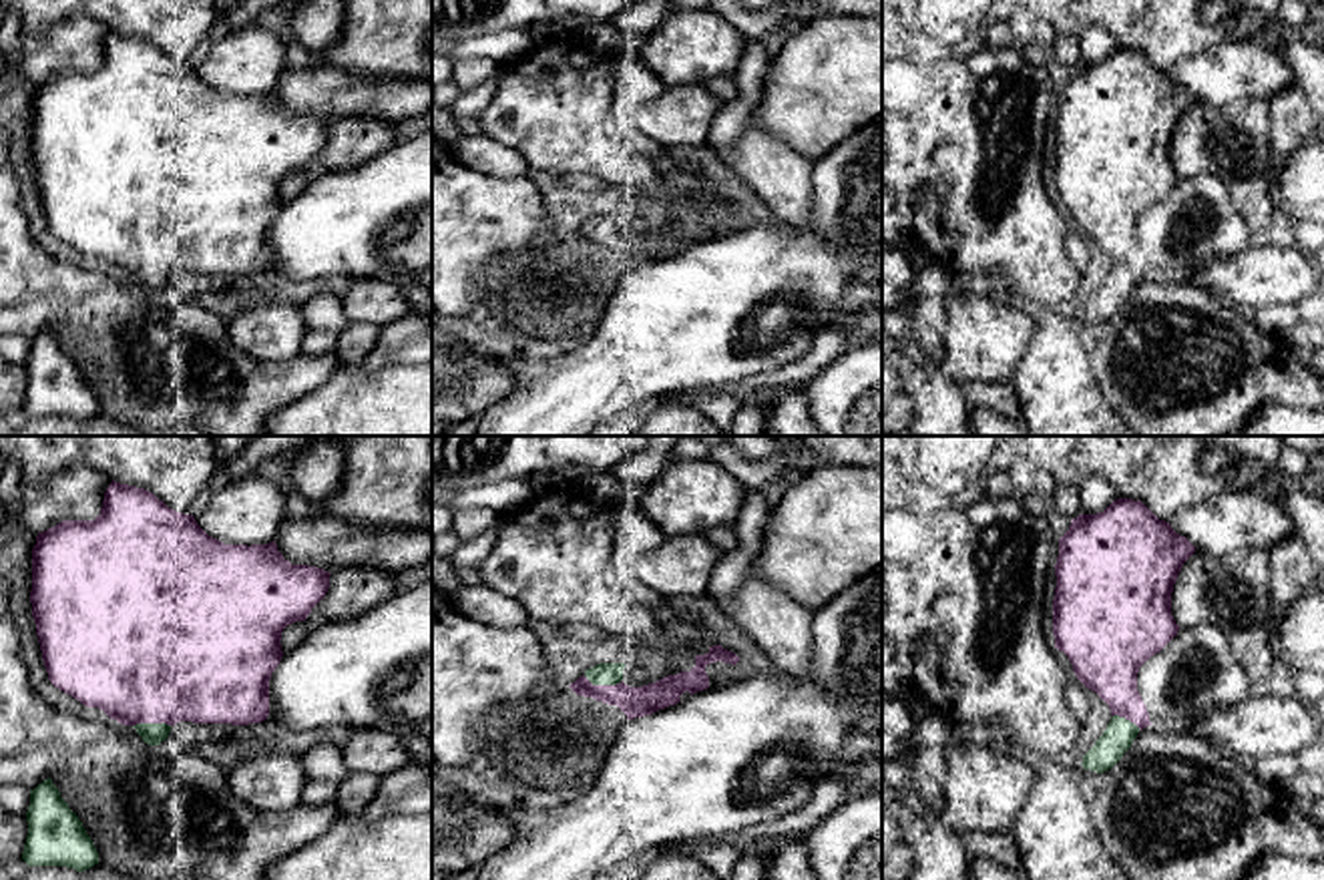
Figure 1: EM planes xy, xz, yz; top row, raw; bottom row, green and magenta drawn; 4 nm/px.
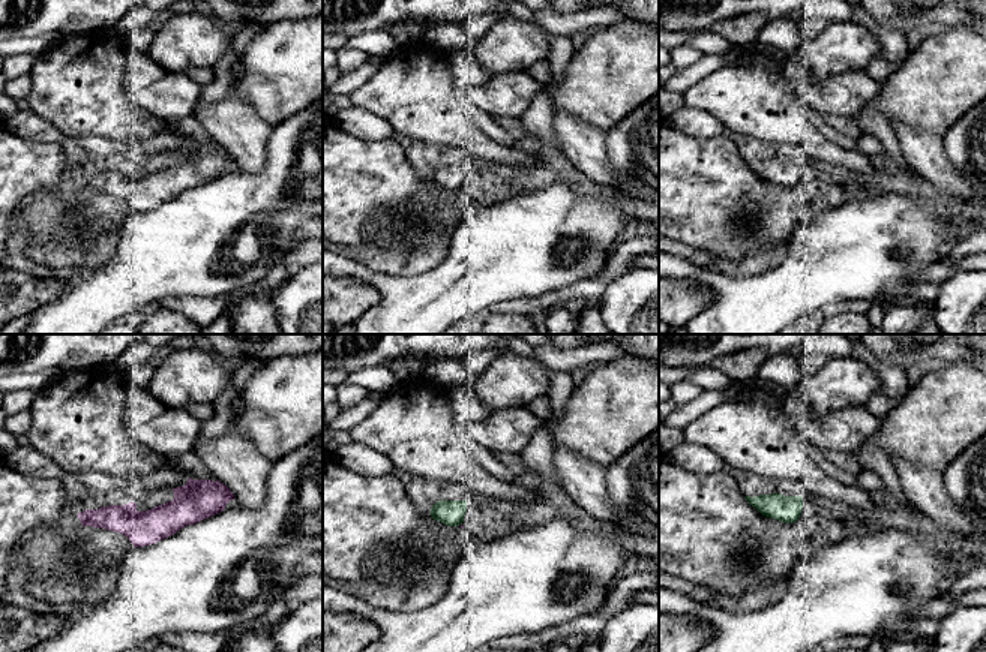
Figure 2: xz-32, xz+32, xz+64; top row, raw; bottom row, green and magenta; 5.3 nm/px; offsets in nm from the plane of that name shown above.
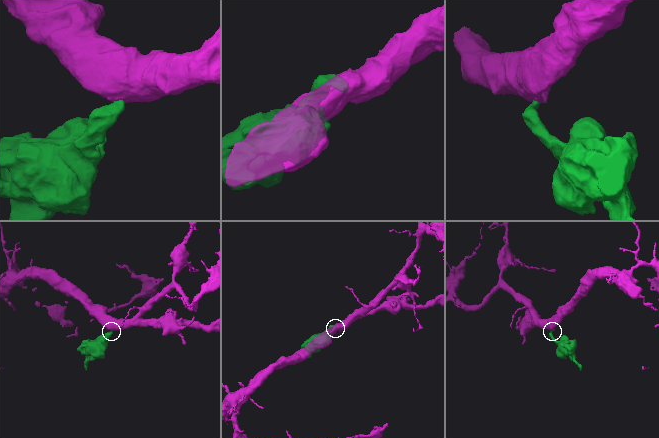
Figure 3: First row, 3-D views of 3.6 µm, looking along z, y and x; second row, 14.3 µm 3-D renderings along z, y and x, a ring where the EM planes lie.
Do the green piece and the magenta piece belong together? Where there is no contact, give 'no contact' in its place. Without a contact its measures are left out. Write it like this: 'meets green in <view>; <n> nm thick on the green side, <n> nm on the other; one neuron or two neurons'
meets green in xy; 90 nm thick on the green side, 500 nm on the other; one neuron

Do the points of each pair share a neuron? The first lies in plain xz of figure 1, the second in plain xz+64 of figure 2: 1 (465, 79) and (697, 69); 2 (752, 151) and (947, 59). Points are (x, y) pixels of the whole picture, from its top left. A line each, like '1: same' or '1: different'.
1: different
2: different

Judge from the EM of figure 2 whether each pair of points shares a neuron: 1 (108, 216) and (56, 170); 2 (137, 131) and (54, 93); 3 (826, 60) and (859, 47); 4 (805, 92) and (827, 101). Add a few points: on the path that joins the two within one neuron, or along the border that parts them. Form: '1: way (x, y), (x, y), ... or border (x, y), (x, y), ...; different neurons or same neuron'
1: border (57, 189), (41, 192), (35, 197); different neurons
2: way (116, 116), (87, 95), (75, 93); same neuron
3: way (833, 53), (839, 47), (851, 47); same neuron
4: way (811, 95), (821, 95); same neuron

